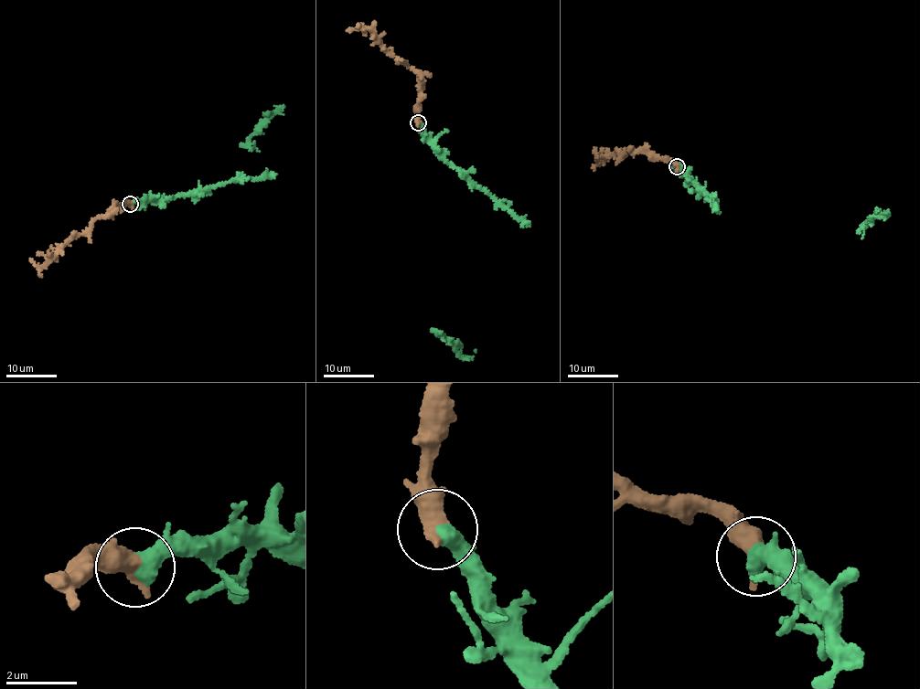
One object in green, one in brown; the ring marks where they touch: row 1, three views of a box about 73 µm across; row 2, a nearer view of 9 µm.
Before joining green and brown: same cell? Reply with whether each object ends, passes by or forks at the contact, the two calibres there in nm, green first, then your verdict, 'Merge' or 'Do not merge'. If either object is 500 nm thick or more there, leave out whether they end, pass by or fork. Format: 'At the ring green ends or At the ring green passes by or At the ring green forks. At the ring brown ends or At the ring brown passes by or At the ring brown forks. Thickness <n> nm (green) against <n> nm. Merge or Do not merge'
Thickness 550 nm (green) against 600 nm. Merge

